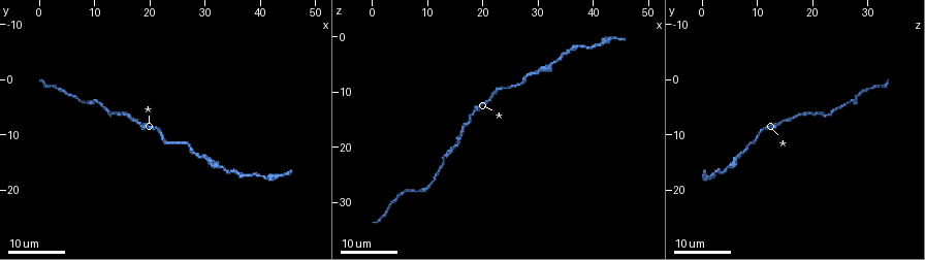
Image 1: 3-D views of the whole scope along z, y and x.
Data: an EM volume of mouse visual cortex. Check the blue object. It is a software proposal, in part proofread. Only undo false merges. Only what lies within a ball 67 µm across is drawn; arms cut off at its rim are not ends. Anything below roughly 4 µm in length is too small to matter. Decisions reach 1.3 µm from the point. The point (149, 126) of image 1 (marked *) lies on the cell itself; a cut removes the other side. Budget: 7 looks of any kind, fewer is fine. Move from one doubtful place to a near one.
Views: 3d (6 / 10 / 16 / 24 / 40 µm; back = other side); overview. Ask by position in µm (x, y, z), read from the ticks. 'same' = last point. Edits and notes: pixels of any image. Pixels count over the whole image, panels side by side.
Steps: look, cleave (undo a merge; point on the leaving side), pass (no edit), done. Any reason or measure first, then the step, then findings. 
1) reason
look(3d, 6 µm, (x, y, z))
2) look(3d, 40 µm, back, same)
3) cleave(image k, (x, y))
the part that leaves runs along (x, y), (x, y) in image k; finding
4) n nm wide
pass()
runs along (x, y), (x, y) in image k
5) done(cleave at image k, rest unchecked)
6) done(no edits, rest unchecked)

sudden change in width
look(3d, 24 µm, (16.0, 6.5, 18.0))

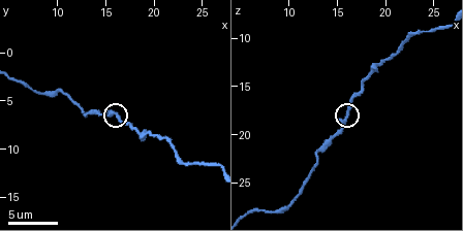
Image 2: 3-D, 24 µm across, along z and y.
look(3d, 6 µm, (16.0, 6.2, 17.6))

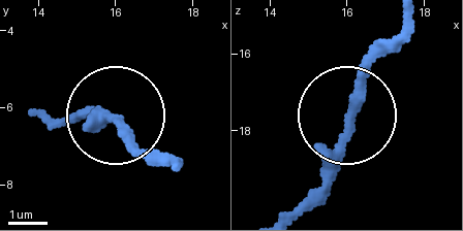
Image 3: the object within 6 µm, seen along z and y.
other side
look(3d, 6 µm, back, (16.05, 6.40, 17.80))

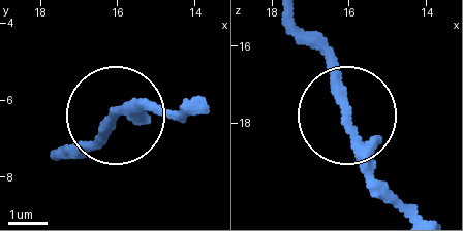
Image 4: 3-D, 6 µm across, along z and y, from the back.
pass()
all the same cell

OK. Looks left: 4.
calibre changes
look(3d, 10 µm, (12.8, 6.2, 21.8))

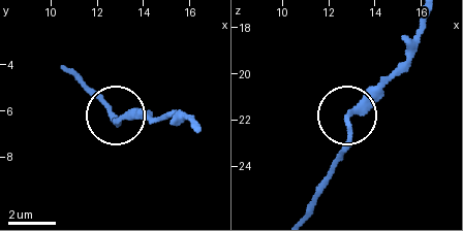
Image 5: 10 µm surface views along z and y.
pass()
runs along (193, 127), (183, 117), (124, 117), (118, 123), (109, 107) in image 5; all the same cell

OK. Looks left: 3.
thick turns thin
look(3d, 10 µm, (8.8, 4.4, 27.8))

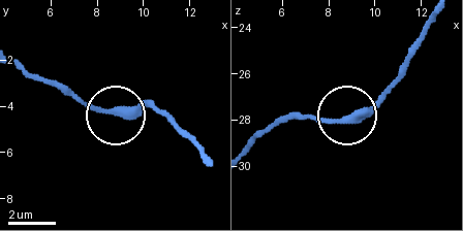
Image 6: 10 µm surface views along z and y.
350 nm wide
pass()
runs along (209, 162), (152, 109), (98, 111), (53, 88) in image 6; one cell here

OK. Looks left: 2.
sudden change in width
look(3d, 24 µm, (32.0, 15.0, 5.5))

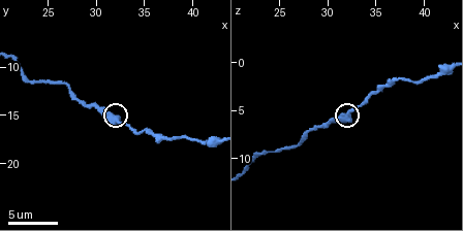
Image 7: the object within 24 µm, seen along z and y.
look(3d, 10 µm, same)

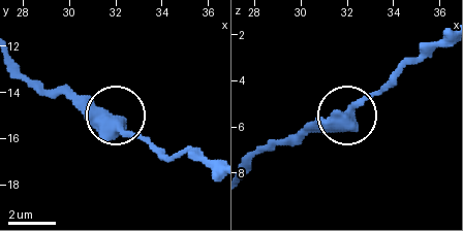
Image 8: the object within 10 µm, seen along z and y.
440 nm wide
pass()
all the same cell

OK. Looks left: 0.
done(no edits, rest unchecked)

